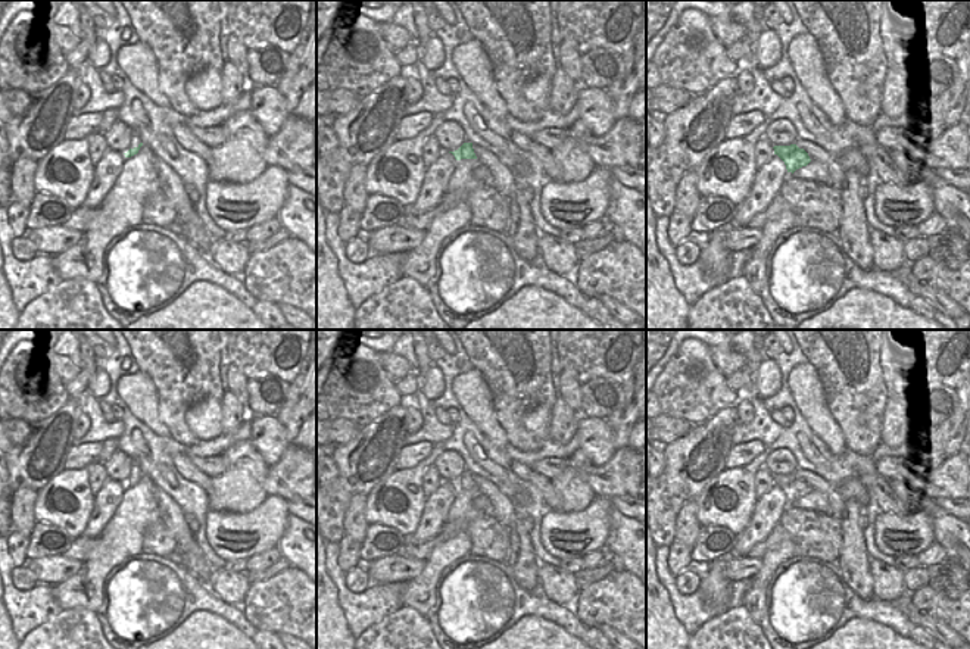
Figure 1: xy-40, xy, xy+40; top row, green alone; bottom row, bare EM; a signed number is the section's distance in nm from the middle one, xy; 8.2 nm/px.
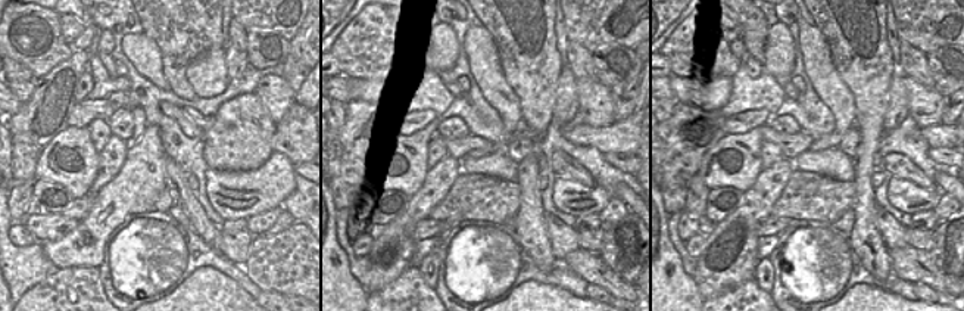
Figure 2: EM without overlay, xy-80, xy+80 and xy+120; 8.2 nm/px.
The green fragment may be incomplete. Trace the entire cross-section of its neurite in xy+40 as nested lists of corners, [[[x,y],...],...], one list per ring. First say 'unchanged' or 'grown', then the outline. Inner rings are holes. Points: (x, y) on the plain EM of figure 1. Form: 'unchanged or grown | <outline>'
grown | [[[796,474],[790,475],[774,475],[774,484],[777,484],[786,494],[787,502],[795,502],[796,499],[807,496],[811,490],[824,493],[830,500],[830,514],[832,517],[842,521],[843,500],[838,490],[826,483],[817,475],[804,475],[799,478]]]

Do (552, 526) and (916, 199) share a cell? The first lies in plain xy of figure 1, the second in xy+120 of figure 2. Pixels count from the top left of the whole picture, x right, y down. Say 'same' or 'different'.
same

